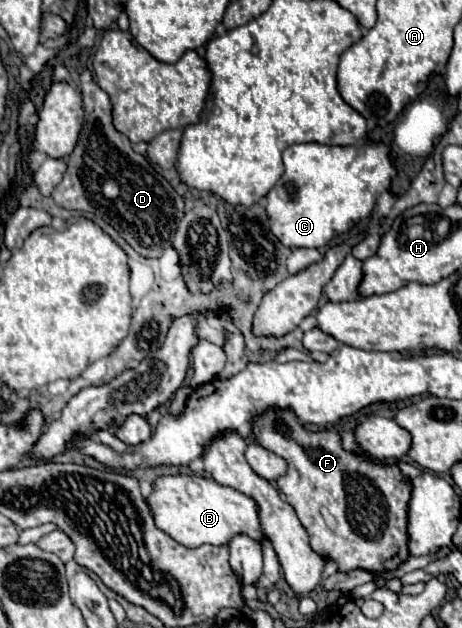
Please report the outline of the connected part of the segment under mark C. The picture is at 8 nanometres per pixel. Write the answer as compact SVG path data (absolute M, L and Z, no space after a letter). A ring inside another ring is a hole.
M299 143L291 145L283 151L285 173L275 183L275 187L267 193L267 215L273 235L287 247L321 247L329 245L339 235L347 233L355 223L365 219L377 197L391 185L395 177L395 165L391 159L391 149L385 143L365 143L365 147L337 147L337 145L321 145L321 143Z

